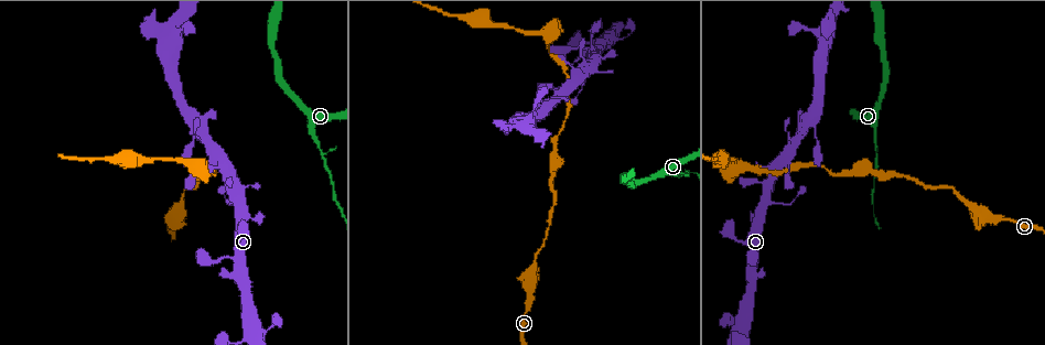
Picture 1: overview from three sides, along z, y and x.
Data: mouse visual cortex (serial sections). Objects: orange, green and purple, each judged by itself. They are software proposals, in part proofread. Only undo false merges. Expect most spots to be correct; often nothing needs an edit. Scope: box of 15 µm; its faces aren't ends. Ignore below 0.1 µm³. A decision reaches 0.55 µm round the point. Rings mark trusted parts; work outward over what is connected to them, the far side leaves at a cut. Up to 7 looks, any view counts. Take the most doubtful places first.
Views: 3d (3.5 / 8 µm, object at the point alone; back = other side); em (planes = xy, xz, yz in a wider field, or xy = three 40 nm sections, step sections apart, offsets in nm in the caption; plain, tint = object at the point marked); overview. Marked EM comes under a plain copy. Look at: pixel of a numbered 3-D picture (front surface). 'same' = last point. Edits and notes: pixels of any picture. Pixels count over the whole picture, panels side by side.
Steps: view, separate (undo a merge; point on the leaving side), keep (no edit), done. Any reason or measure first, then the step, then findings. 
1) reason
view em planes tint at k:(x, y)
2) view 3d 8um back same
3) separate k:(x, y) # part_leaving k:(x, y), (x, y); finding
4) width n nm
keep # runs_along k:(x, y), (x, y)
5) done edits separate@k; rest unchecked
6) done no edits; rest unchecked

view 3d 8um at 1:(321, 152)

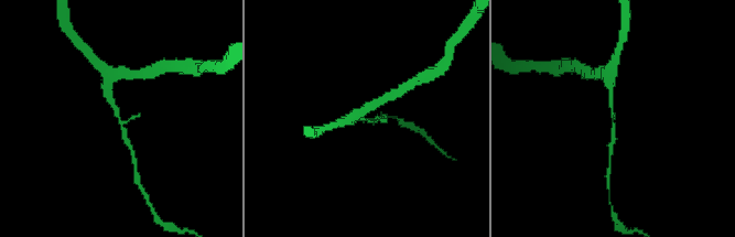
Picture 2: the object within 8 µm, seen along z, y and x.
need the tissue
view em xy step 5 tint at 2:(119, 122)

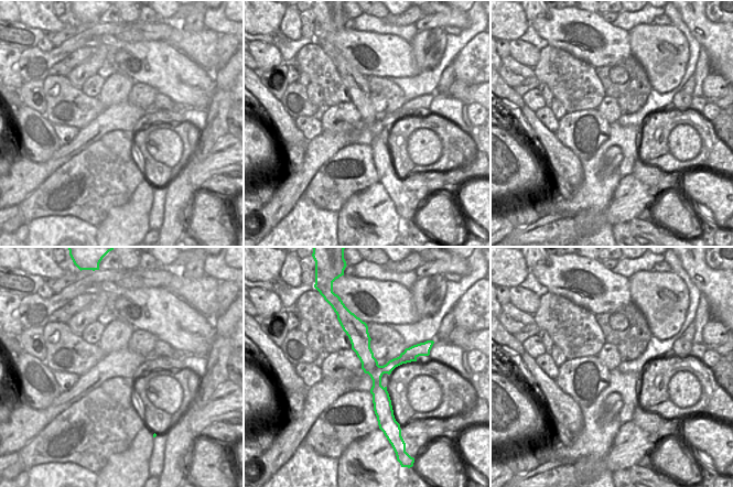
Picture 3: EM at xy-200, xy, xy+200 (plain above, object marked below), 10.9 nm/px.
keep # all the same cell

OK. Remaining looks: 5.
calibre changes
view 3d 3.5um at 1:(193, 166)

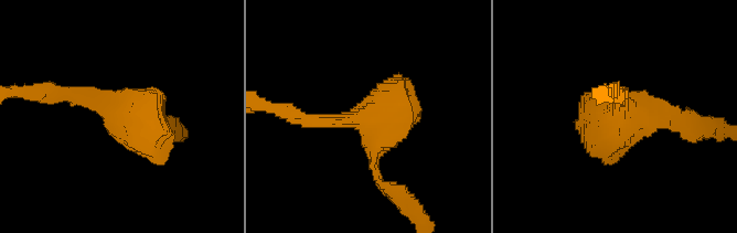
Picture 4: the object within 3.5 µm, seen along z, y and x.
view em planes tint at 4:(375, 126)

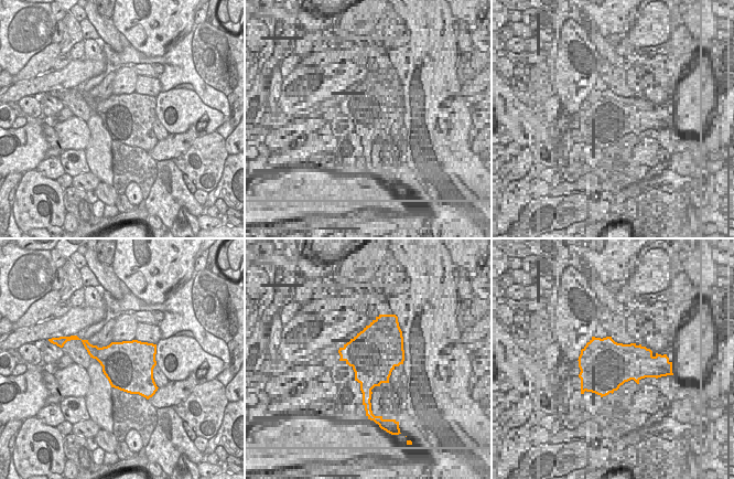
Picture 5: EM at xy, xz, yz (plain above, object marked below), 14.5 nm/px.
view em xy step 5 tint same

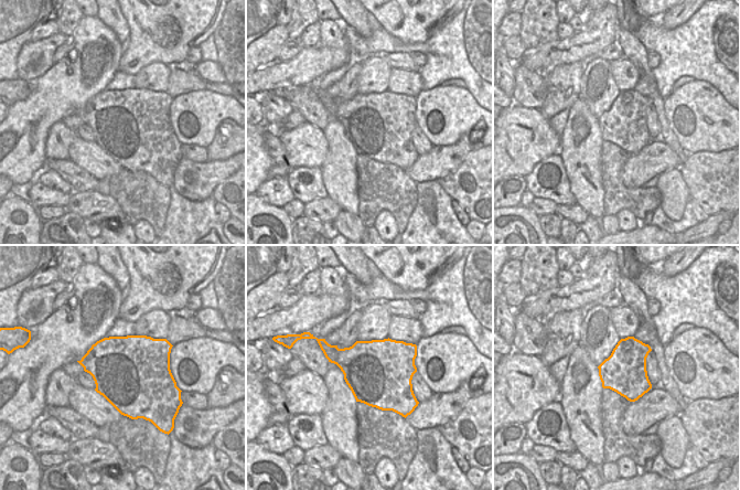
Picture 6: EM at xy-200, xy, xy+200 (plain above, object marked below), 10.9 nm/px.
keep # runs_along 4:(393, 191), (375, 171), (369, 120), (308, 120); continuous, no second cell

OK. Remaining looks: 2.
three-way junction
view 3d 3.5um at 1:(812, 126)

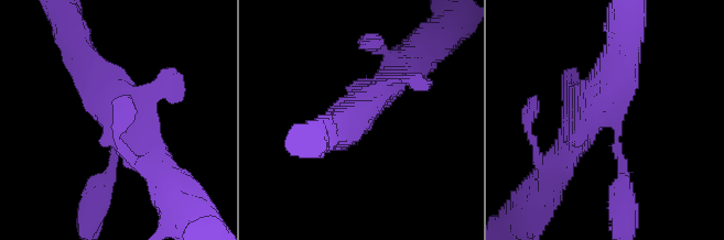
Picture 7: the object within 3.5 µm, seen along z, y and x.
arms 3; arm_widths 150, 400, 450 nm; need the tissue
view em xy step 1 tint at 7:(111, 121)

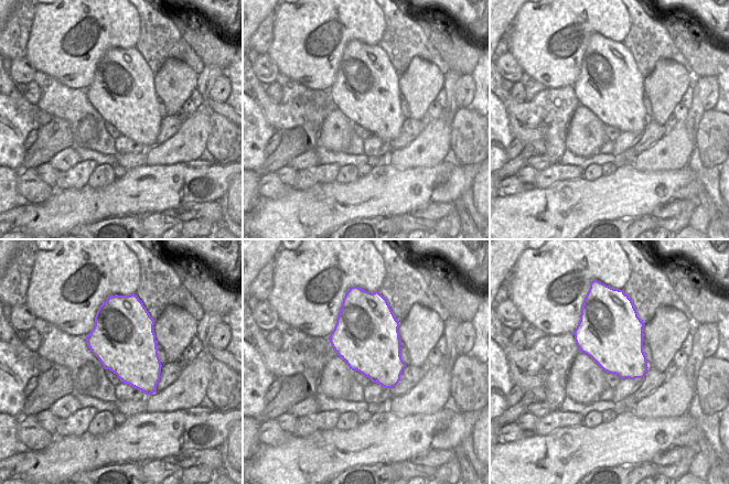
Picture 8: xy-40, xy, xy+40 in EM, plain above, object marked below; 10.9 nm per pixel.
keep # continuous, no second cell

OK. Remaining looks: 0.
done no edits; rest unchecked

